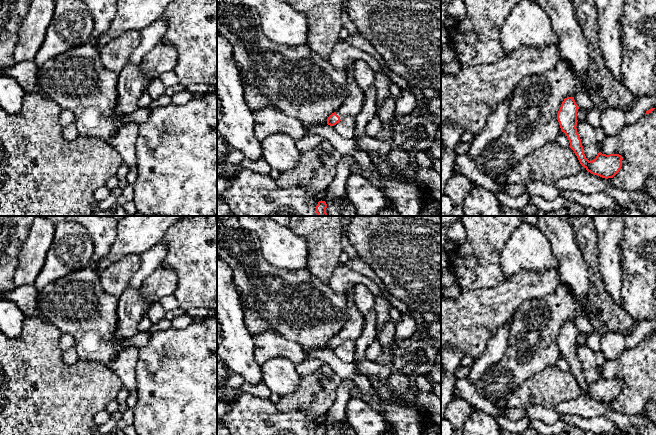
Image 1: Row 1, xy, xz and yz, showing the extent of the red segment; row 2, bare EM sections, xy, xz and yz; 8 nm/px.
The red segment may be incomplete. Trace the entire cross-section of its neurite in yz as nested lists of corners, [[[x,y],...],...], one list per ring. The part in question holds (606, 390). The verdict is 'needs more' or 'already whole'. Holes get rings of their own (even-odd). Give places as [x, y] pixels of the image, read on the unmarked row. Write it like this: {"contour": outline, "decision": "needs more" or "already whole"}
{"contour": [[[567,321],[561,328],[557,337],[561,355],[567,360],[570,372],[574,375],[580,388],[591,398],[608,403],[613,402],[622,391],[622,380],[619,378],[602,378],[599,376],[596,382],[589,385],[583,375],[580,360],[577,356],[578,329],[574,321]]], "decision": "already whole"}

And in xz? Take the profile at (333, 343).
{"contour": [[[354,285],[346,292],[349,314],[348,320],[342,330],[328,341],[327,348],[330,350],[336,349],[345,341],[357,341],[363,332],[364,315],[362,315],[355,306],[352,291],[353,286]]], "decision": "needs more"}

